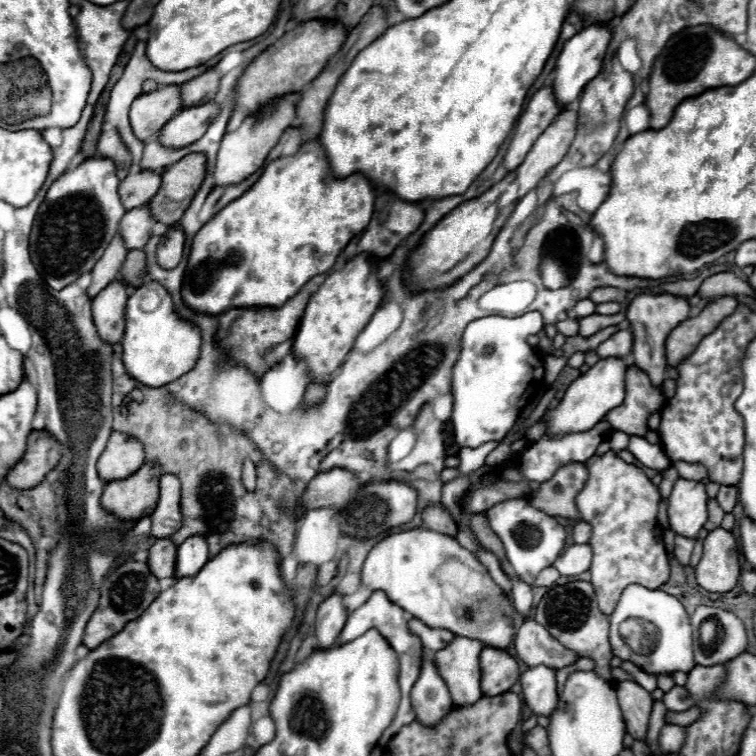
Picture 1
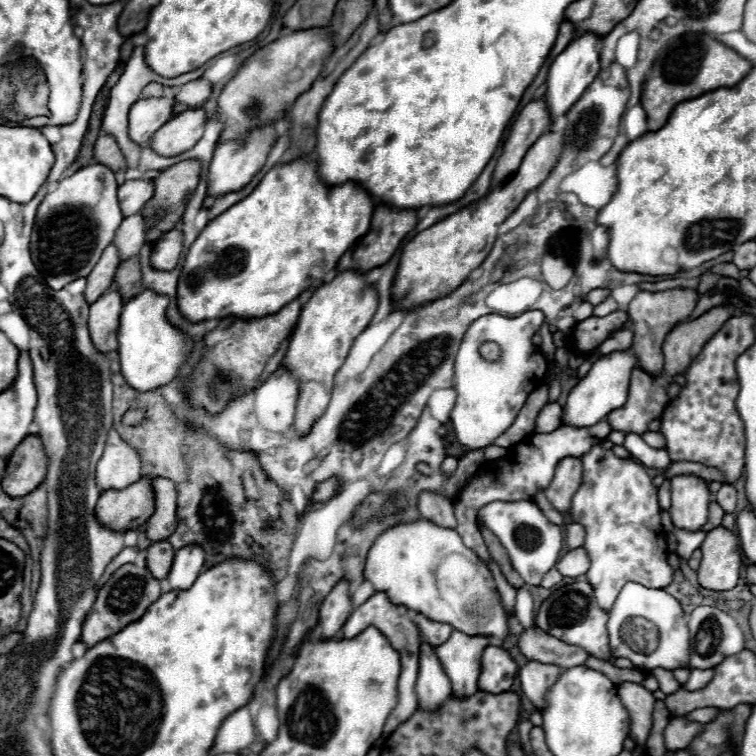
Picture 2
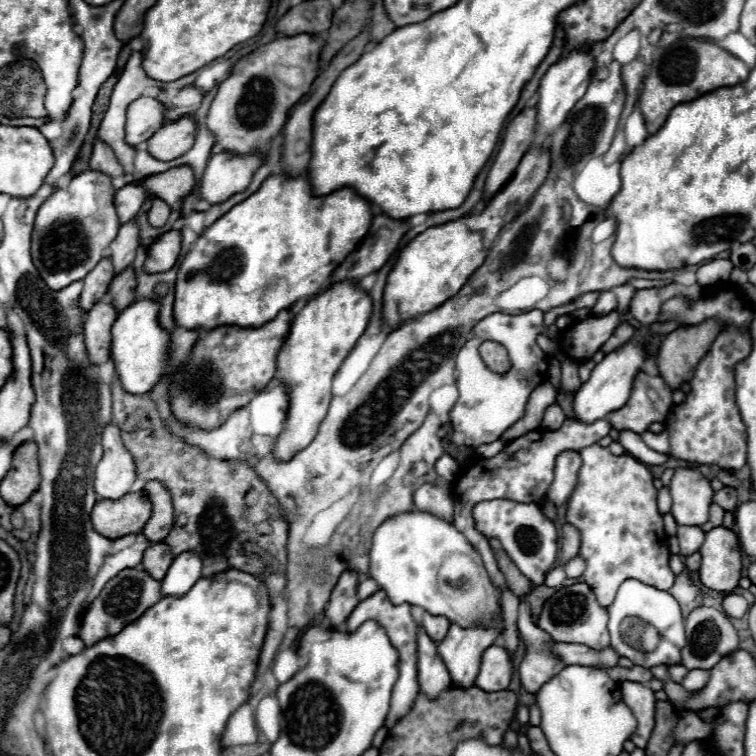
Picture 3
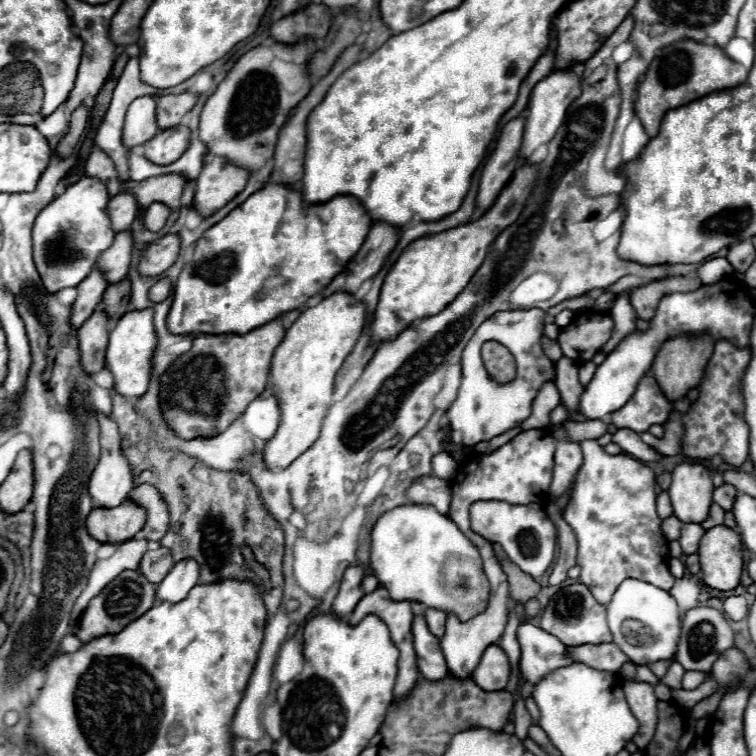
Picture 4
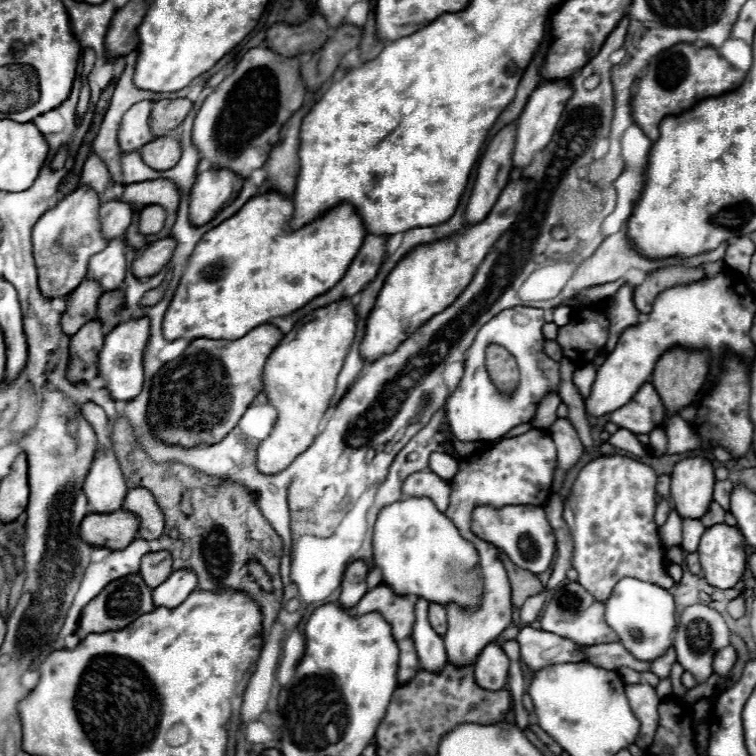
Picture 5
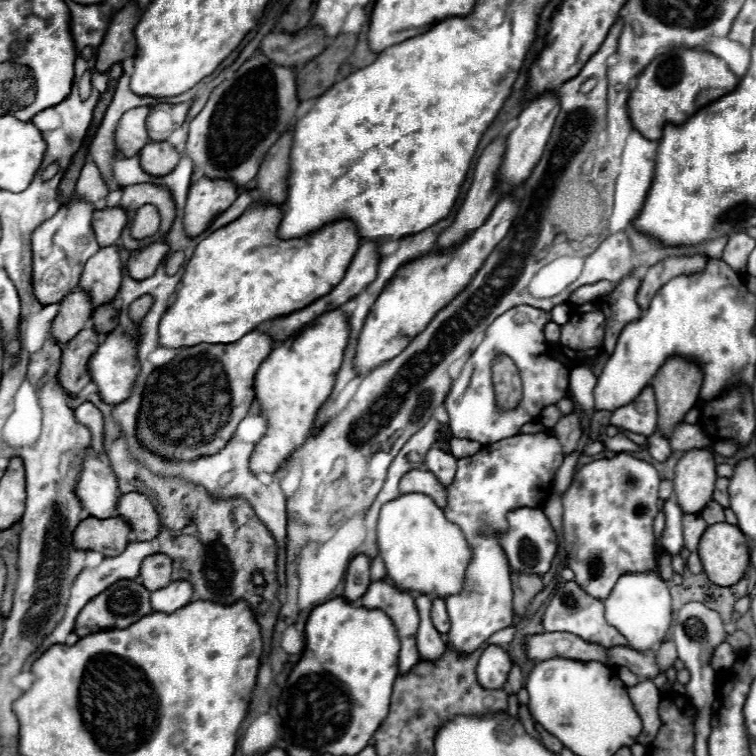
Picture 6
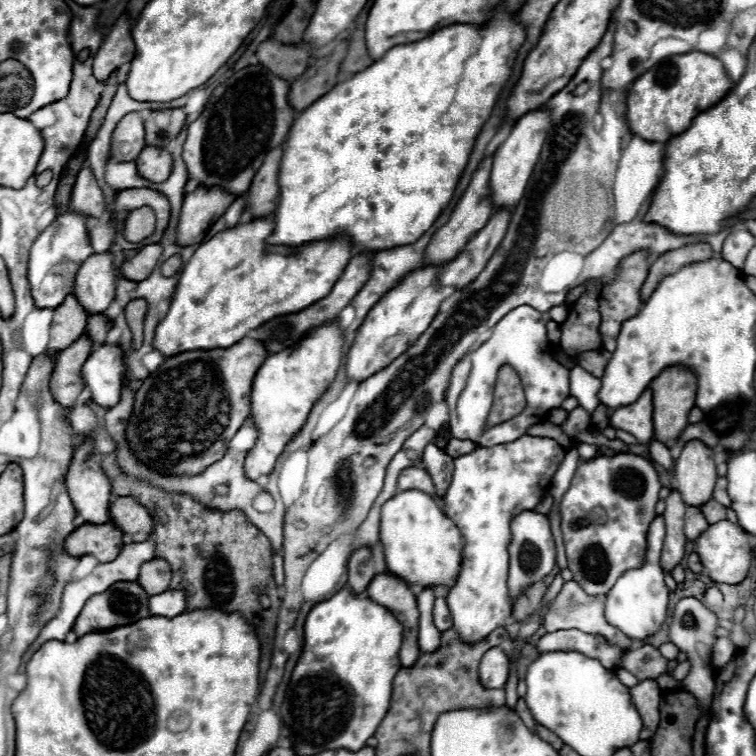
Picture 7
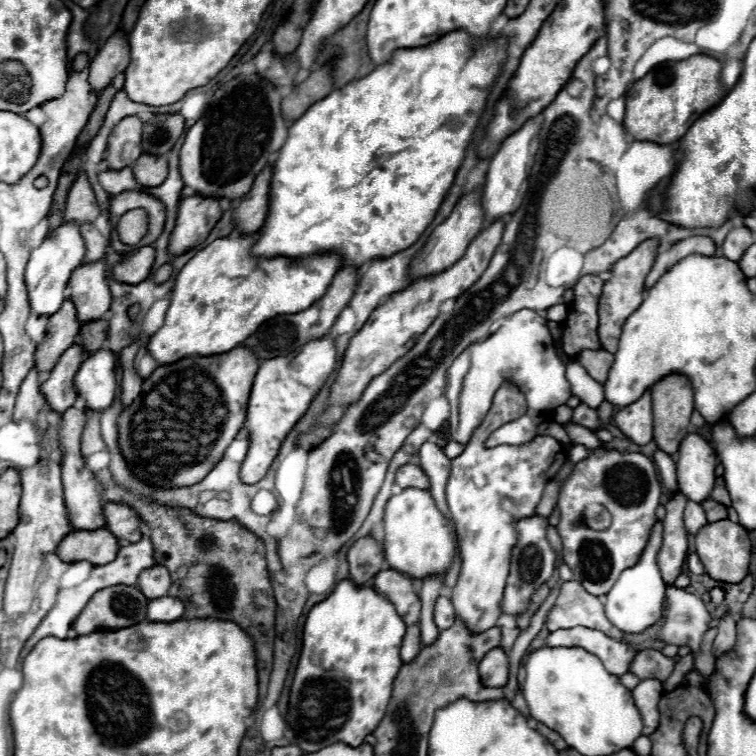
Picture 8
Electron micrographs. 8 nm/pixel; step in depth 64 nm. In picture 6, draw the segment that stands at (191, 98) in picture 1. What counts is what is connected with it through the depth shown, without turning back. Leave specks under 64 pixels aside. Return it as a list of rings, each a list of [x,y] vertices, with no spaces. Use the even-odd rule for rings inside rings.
[[[158,104],[150,110],[146,118],[146,130],[150,142],[164,142],[168,136],[180,128],[186,120],[190,104]]]

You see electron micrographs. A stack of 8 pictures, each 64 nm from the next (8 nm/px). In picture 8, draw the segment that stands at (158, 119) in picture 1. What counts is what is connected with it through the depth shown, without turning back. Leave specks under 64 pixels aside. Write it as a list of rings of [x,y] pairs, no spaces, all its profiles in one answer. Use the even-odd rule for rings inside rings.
[[[128,116],[110,134],[110,142],[106,148],[106,168],[120,170],[124,166],[132,166],[142,154],[142,120],[138,116]]]

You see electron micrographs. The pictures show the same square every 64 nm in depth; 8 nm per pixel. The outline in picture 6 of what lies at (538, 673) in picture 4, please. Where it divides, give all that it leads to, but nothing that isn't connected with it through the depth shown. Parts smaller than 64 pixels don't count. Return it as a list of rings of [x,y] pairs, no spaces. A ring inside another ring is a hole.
[[[544,632],[544,634],[528,636],[526,650],[528,650],[528,658],[534,662],[556,656],[576,658],[576,660],[598,660],[602,664],[606,664],[608,660],[604,646],[586,642],[570,632]]]

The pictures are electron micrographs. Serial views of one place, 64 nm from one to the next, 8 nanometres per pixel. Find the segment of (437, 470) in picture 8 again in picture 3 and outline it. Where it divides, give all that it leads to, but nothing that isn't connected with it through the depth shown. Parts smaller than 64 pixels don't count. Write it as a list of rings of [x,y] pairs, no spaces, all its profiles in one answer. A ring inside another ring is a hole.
[[[442,454],[442,458],[438,458],[436,462],[436,474],[442,478],[442,480],[454,480],[458,476],[458,462],[448,456],[448,454]]]

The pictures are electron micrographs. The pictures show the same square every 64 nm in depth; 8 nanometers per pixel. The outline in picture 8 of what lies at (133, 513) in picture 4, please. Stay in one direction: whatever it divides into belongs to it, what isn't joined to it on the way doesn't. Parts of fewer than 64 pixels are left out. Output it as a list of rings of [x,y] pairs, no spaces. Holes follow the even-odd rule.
[[[106,530],[94,532],[70,532],[58,544],[58,556],[64,562],[90,562],[92,566],[104,566],[118,554],[118,540]]]

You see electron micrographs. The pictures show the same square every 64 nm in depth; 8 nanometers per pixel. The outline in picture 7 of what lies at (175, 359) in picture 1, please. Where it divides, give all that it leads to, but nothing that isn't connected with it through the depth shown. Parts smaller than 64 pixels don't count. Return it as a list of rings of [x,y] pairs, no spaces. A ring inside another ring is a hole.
[[[116,344],[98,346],[82,366],[84,386],[90,390],[92,400],[104,408],[120,402],[124,378],[124,352]]]

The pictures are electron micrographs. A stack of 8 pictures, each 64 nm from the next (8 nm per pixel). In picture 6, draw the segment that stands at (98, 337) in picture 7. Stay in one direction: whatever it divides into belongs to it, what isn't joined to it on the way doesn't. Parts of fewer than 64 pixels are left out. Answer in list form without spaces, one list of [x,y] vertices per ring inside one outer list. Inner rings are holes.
[[[112,304],[98,306],[98,308],[92,312],[90,322],[92,322],[94,330],[98,330],[98,336],[100,336],[100,338],[108,336],[108,334],[118,326],[118,318],[116,318],[114,312],[112,312]]]

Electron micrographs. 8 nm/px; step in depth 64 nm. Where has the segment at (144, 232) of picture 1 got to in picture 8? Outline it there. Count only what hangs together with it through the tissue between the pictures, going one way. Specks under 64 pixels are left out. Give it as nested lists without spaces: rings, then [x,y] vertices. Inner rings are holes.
[[[104,260],[78,266],[68,282],[70,300],[78,310],[78,322],[100,320],[110,308],[110,290],[106,284]]]

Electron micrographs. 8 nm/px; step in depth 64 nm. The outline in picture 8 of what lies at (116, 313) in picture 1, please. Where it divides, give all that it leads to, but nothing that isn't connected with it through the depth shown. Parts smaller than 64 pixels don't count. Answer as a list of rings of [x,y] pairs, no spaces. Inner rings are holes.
[[[74,344],[70,346],[58,360],[58,364],[52,368],[48,378],[42,382],[40,390],[46,398],[46,404],[50,406],[52,412],[64,414],[76,400],[76,388],[74,388],[74,374],[78,372],[84,350],[82,346]]]

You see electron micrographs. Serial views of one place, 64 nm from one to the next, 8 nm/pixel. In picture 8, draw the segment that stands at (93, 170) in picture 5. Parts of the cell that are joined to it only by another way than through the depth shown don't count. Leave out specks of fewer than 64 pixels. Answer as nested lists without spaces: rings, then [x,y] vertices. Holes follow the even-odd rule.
[[[86,174],[78,176],[78,180],[72,184],[64,208],[64,222],[94,222],[98,218],[100,210],[94,198],[94,192],[90,188],[90,182],[86,180]]]

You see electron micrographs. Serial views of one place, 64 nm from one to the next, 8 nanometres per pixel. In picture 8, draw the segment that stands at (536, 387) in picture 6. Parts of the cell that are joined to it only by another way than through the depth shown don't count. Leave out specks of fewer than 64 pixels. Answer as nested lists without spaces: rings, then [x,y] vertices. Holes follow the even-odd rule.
[[[520,310],[516,316],[506,320],[490,338],[470,344],[450,366],[446,376],[446,398],[450,402],[450,436],[454,442],[468,444],[472,432],[480,426],[488,414],[494,394],[504,380],[510,380],[528,400],[528,410],[520,418],[502,424],[494,430],[486,446],[494,448],[500,444],[522,446],[536,438],[536,430],[542,422],[552,418],[554,410],[572,396],[570,384],[566,380],[566,366],[558,358],[554,340],[548,330],[548,320],[532,310]],[[458,424],[458,428],[456,428]]]

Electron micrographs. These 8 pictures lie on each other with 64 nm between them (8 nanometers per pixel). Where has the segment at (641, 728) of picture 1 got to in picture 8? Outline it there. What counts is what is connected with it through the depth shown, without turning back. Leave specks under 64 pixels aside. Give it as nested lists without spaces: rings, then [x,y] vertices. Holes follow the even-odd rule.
[[[654,678],[642,680],[632,690],[632,698],[634,698],[634,704],[636,704],[636,708],[638,708],[640,716],[642,716],[642,722],[644,722],[642,734],[650,736],[658,728],[658,720],[660,720],[658,702],[662,698],[662,682],[654,680]]]

